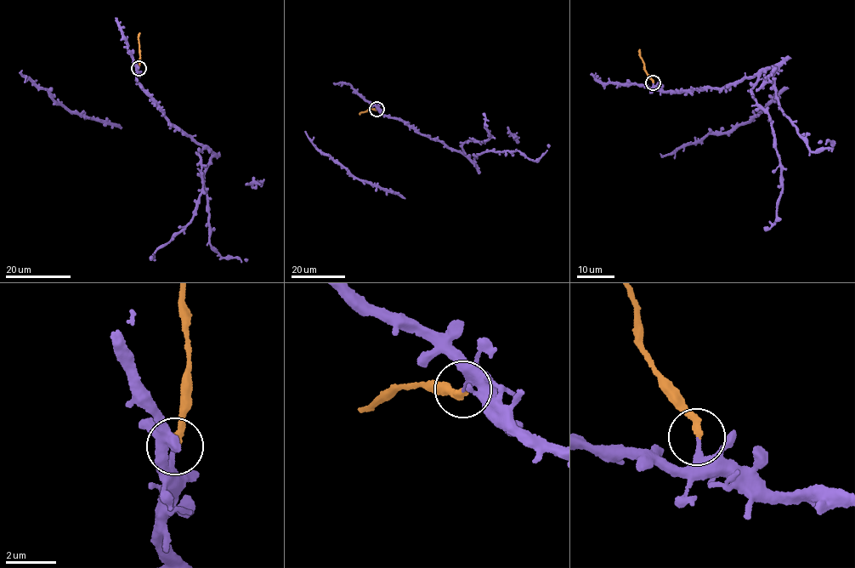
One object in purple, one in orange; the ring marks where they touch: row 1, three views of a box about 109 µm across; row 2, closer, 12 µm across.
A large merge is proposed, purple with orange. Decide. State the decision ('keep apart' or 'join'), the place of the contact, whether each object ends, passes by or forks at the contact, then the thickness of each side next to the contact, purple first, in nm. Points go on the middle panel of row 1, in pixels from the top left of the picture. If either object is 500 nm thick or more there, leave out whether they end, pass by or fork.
keep apart | (376, 109) | purple ends | orange ends | 180/260 nm

